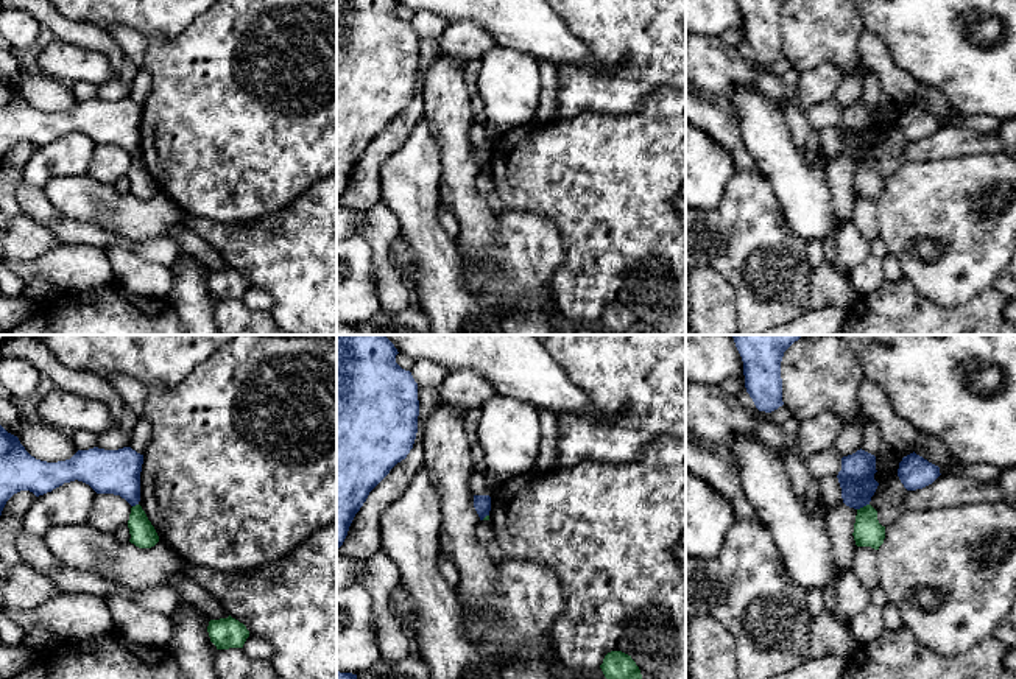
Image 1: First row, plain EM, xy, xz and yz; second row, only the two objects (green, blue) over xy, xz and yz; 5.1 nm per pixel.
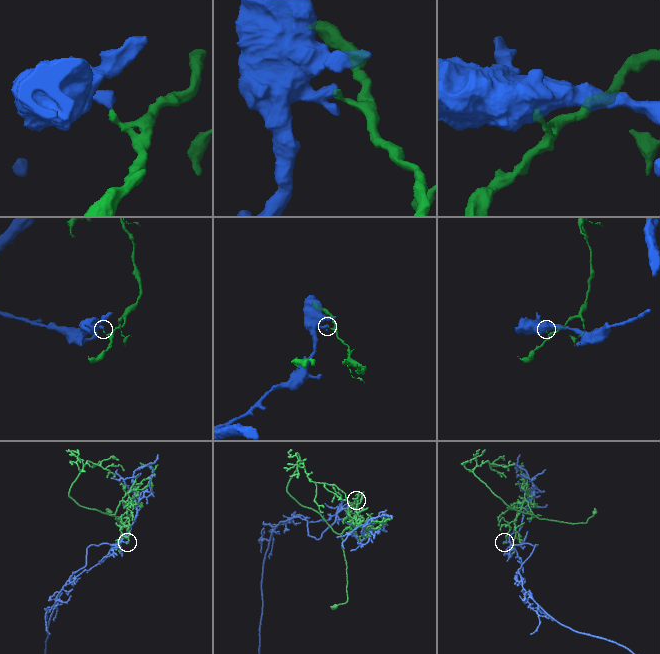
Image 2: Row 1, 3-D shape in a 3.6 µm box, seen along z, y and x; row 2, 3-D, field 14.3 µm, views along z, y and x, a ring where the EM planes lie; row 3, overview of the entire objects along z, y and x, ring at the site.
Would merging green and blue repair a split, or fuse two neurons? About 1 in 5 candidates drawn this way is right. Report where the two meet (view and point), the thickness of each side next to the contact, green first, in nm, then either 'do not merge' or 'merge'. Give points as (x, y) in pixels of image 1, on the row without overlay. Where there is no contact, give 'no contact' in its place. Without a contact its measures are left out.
meets green in yz at (864, 158); 150 nm thick on the green side, 180 nm on the other; do not merge

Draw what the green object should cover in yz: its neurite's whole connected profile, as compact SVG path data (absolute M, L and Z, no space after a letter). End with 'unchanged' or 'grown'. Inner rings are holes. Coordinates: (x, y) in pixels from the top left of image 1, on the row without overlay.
M871 156L857 160L852 187L857 198L871 198L879 201L884 195L885 178L879 174L877 162Z | unchanged

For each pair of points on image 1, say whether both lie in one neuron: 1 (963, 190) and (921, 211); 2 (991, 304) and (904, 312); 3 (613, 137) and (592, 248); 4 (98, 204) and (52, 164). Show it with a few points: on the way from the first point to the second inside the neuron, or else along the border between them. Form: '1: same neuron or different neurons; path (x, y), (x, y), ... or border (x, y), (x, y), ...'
1: same neuron; path (952, 201), (943, 211), (932, 211)
2: same neuron; path (970, 318), (926, 318)
3: same neuron; path (613, 165), (611, 220)
4: different neurons; border (84, 173), (59, 175), (50, 178), (42, 186)

